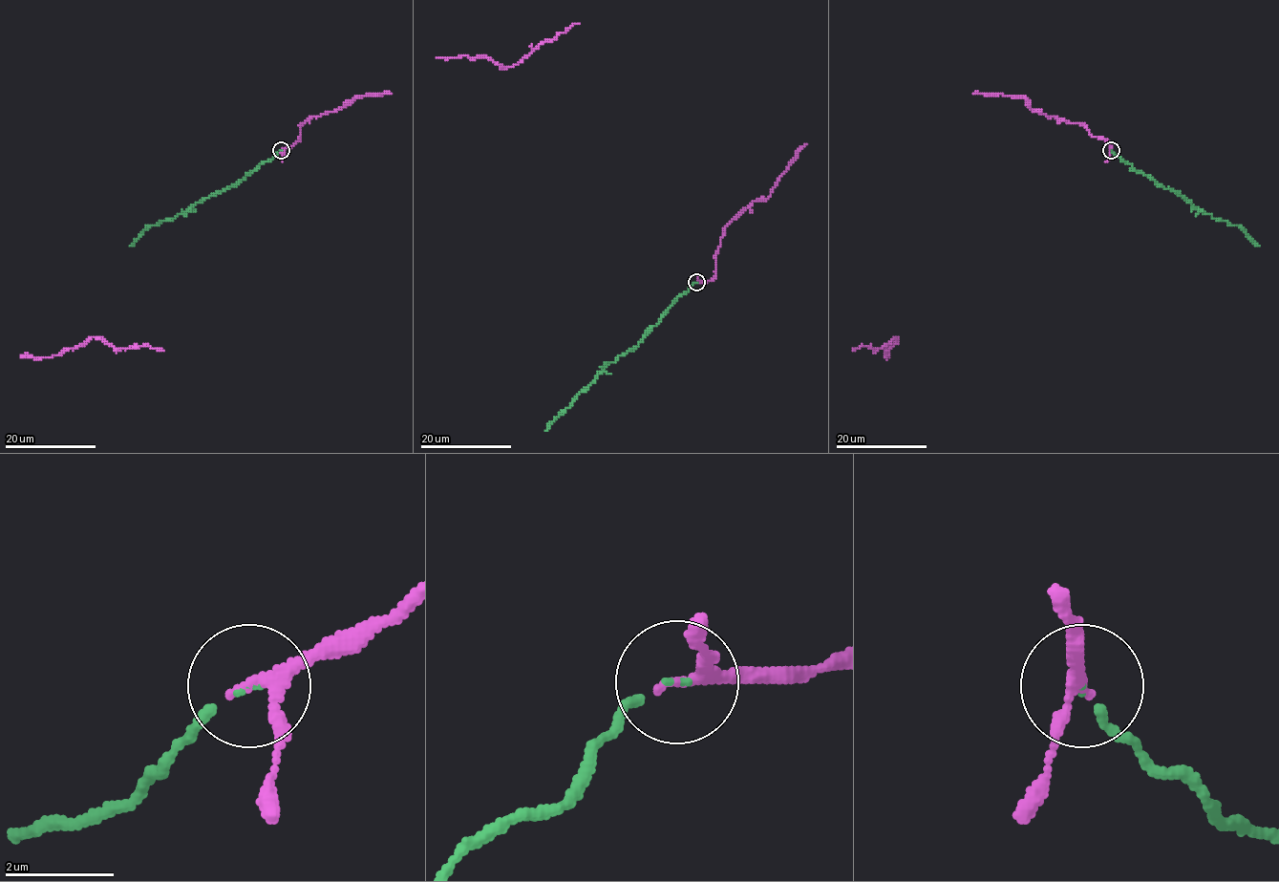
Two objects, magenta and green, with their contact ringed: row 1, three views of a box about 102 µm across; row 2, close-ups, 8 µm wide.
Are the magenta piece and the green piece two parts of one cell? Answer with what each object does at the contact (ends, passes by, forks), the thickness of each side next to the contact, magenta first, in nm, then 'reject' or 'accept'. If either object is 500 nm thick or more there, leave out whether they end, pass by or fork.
magenta passes by; green ends; calibres 200 and 90 nm; accept

